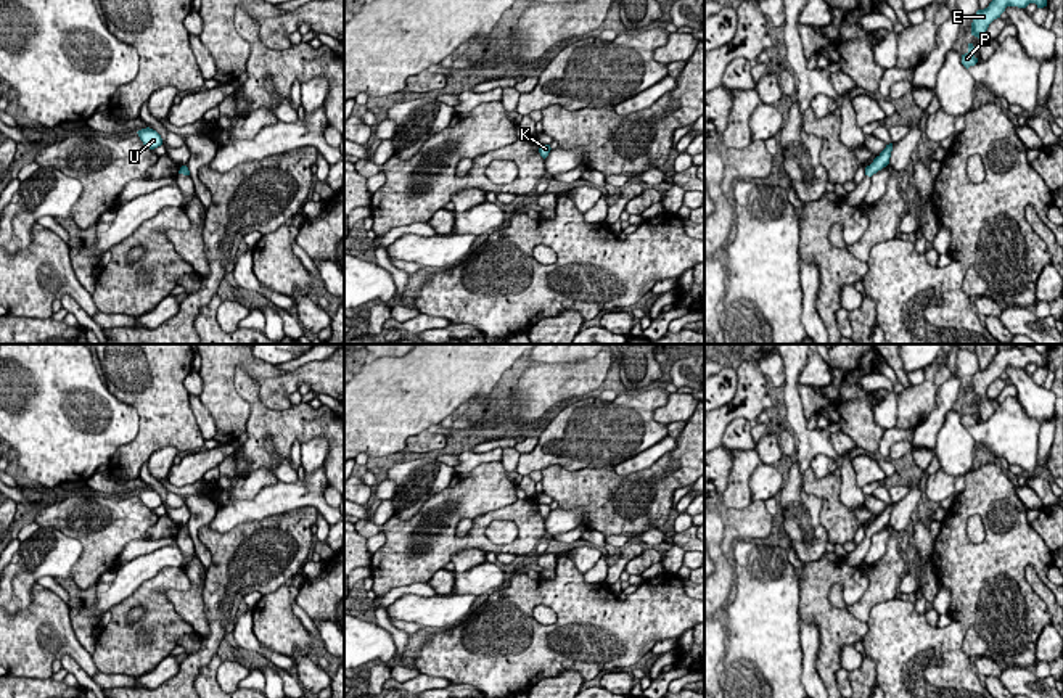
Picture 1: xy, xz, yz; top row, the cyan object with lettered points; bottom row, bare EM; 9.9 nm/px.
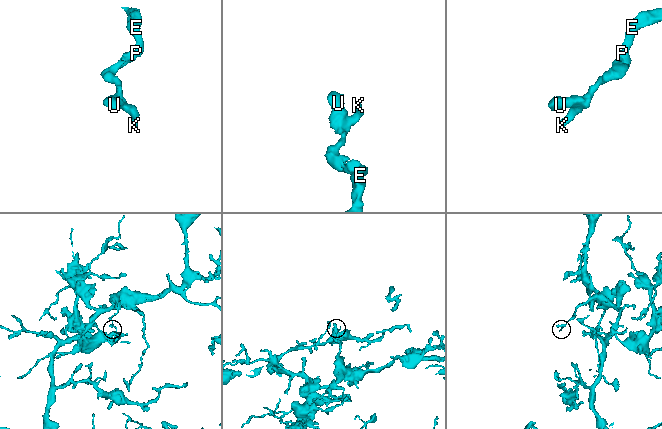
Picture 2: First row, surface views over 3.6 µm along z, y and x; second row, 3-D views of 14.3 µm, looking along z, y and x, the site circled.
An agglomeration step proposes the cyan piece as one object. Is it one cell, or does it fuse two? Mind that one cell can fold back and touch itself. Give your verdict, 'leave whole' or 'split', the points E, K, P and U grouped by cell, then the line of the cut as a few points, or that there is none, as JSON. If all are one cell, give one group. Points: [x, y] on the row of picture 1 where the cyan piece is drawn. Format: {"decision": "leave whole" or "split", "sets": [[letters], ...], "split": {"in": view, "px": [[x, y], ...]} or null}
{"decision": "leave whole", "sets": [["E", "K", "P", "U"]], "split": null}

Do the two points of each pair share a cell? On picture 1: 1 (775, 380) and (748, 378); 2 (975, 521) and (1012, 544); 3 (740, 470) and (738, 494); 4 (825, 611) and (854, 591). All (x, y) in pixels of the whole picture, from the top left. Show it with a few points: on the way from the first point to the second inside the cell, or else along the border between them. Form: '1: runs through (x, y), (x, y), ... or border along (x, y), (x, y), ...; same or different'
1: border along (756, 365), (771, 388); different
2: border along (973, 513), (983, 526), (980, 544); different
3: runs through (740, 476), (738, 488); same
4: runs through (822, 599), (822, 591), (832, 581), (841, 581); same

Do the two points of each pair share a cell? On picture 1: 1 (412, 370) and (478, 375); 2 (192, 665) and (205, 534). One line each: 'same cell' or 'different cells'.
1: same cell
2: same cell

